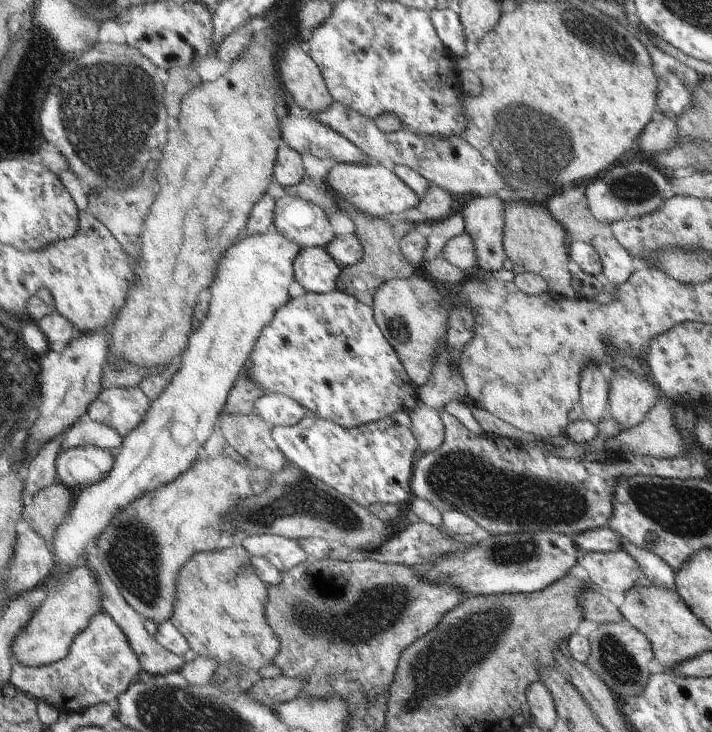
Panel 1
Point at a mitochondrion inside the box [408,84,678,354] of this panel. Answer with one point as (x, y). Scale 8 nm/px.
(501, 140)

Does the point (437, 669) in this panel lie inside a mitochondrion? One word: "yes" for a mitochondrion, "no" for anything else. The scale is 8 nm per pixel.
yes

